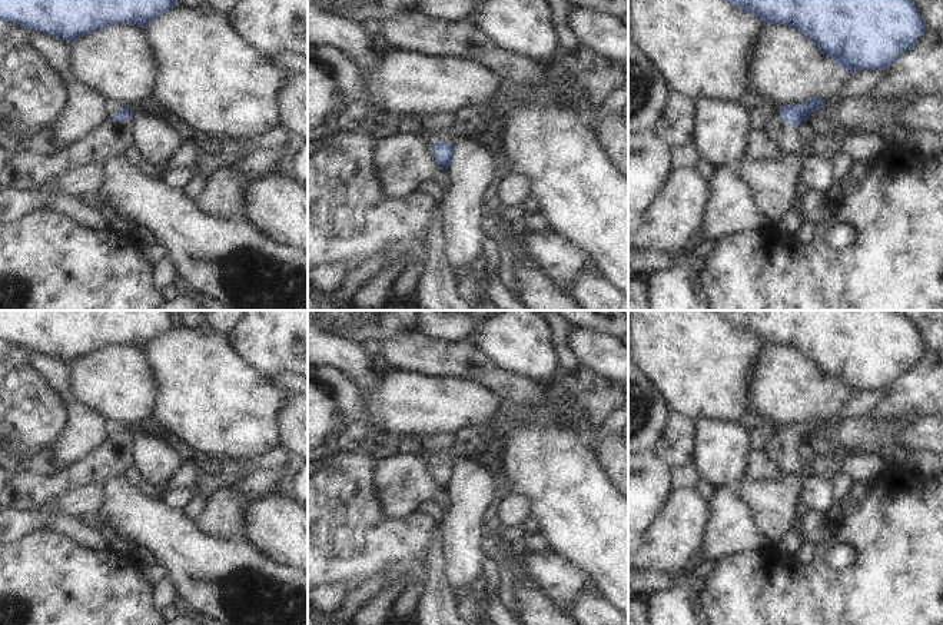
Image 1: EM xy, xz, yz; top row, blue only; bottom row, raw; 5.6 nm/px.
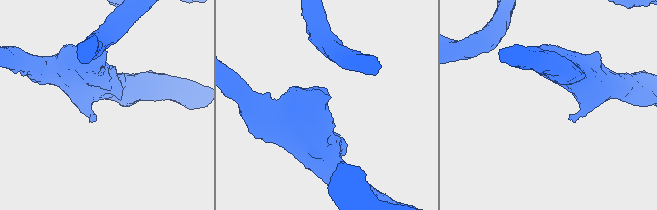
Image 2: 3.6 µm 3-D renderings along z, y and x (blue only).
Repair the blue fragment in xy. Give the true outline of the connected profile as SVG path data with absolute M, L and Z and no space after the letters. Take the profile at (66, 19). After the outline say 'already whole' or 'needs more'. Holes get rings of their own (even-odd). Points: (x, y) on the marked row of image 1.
M0 0L0 21L74 41L110 24L147 27L177 0Z | already whole

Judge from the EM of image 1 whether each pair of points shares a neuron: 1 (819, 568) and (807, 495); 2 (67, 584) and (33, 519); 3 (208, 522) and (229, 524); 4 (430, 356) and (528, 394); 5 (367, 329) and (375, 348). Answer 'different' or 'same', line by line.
1: different
2: different
3: same
4: same
5: different

